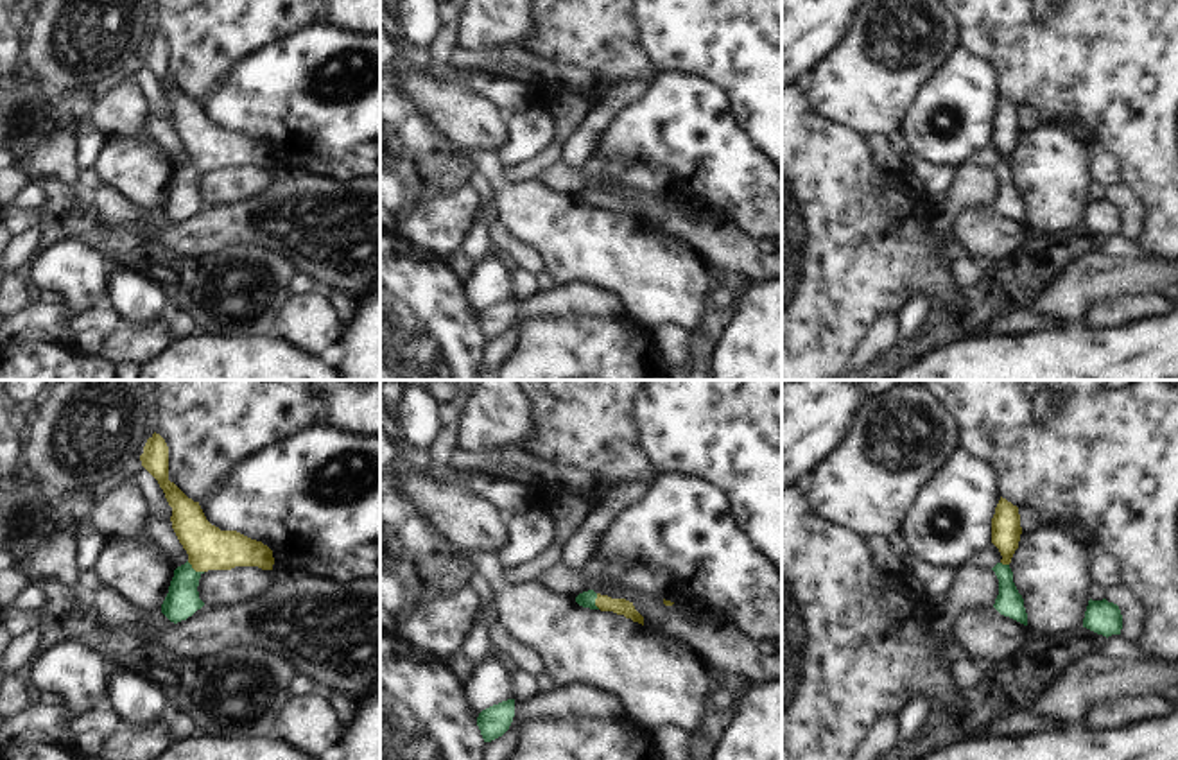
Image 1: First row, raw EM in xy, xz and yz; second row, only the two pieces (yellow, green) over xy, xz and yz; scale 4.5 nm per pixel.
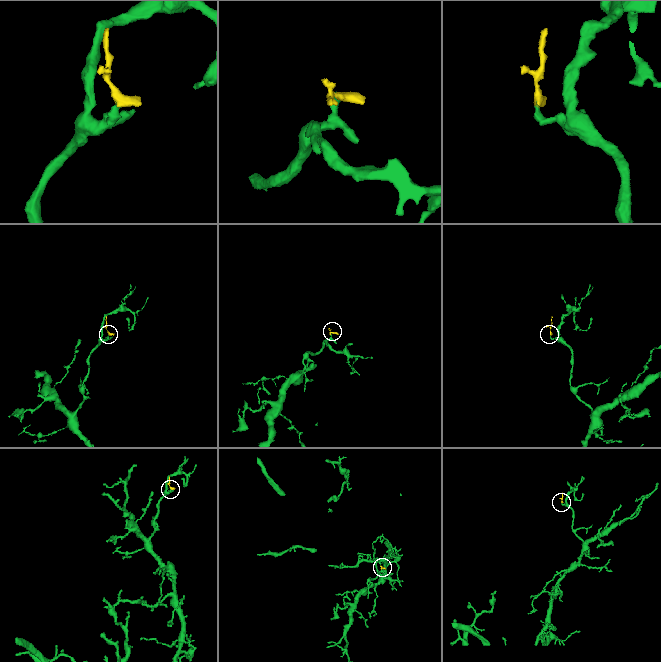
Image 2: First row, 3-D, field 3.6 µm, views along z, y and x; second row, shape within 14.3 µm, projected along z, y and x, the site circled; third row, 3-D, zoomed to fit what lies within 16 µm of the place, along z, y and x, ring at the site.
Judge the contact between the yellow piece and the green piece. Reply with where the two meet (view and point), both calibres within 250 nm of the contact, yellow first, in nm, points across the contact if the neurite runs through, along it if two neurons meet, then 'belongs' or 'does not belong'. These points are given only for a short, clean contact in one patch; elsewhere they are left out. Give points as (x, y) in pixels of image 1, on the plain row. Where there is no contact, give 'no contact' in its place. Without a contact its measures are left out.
xy (196, 169) | 200/150 nm | across xy (208, 146), (196, 169), (183, 183), (181, 199) | belongs

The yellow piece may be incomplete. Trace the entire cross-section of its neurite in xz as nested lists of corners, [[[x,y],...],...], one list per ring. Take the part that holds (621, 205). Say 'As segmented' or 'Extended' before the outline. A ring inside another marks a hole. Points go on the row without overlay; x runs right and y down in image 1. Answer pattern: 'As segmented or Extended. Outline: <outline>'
Extended. Outline: [[[593,188],[583,190],[576,195],[576,201],[583,206],[613,210],[617,213],[624,213],[633,220],[644,224],[644,215],[635,208],[633,201],[626,197],[611,197],[608,194],[595,192]]]

